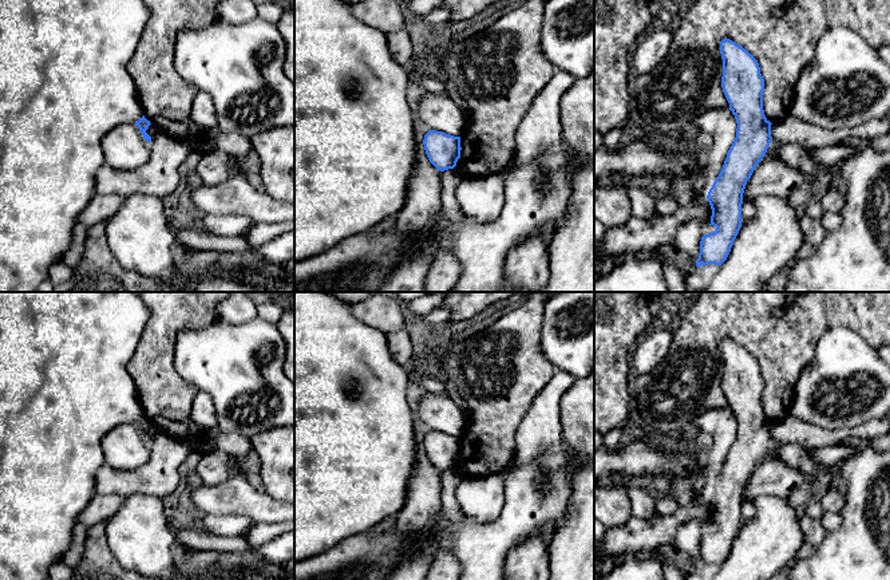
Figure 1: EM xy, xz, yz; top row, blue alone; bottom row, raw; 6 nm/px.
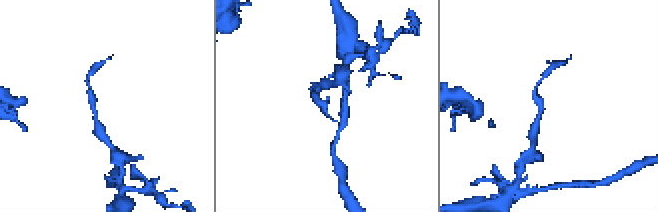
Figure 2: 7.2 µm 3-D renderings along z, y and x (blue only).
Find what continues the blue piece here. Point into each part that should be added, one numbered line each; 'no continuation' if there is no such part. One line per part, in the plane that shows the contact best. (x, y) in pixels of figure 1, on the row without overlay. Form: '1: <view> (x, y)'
no continuation

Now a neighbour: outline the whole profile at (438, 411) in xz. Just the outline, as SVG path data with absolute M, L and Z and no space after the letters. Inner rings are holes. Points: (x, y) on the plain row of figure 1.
M447 390L443 394L426 391L414 409L430 430L443 431L454 437L460 437L468 423L467 417L455 405Z

